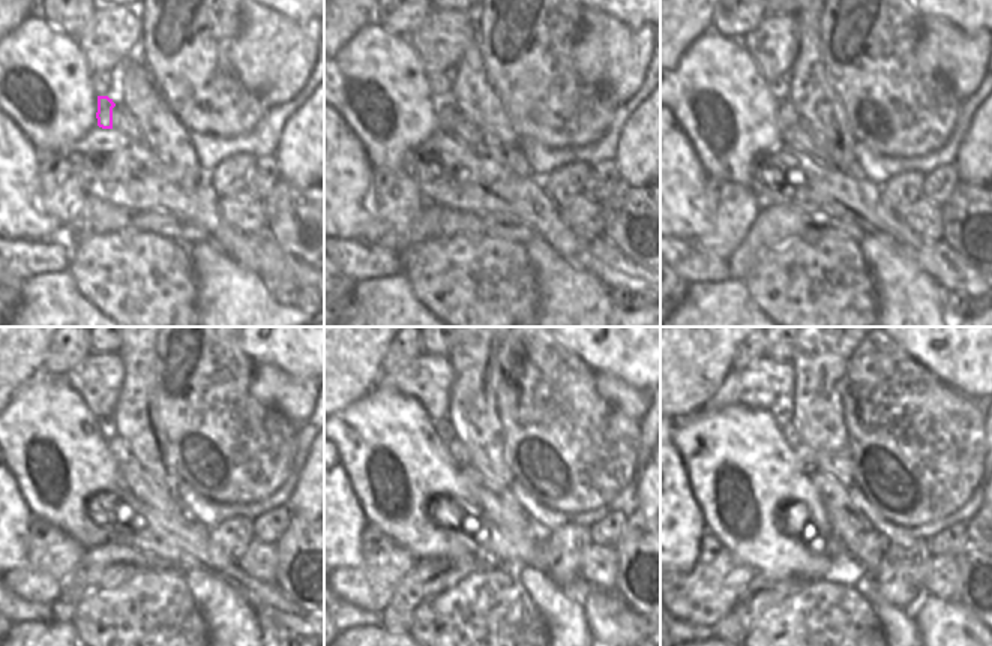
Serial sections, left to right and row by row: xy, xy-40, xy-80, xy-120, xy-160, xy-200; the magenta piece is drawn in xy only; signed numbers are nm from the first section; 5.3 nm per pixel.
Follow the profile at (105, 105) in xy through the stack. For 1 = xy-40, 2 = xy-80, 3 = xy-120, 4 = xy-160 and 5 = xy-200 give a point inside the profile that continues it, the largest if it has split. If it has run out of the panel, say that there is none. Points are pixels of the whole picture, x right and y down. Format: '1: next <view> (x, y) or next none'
1: next xy-40 (444, 107)
2: next xy-80 (787, 114)
3: next xy-120 (117, 447)
4: next xy-160 (459, 453)
5: next xy-200 (805, 454)

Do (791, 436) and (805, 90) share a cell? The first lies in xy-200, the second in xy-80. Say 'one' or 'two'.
two

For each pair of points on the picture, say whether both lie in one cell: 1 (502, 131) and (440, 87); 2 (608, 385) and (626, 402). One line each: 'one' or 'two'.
1: two
2: one

